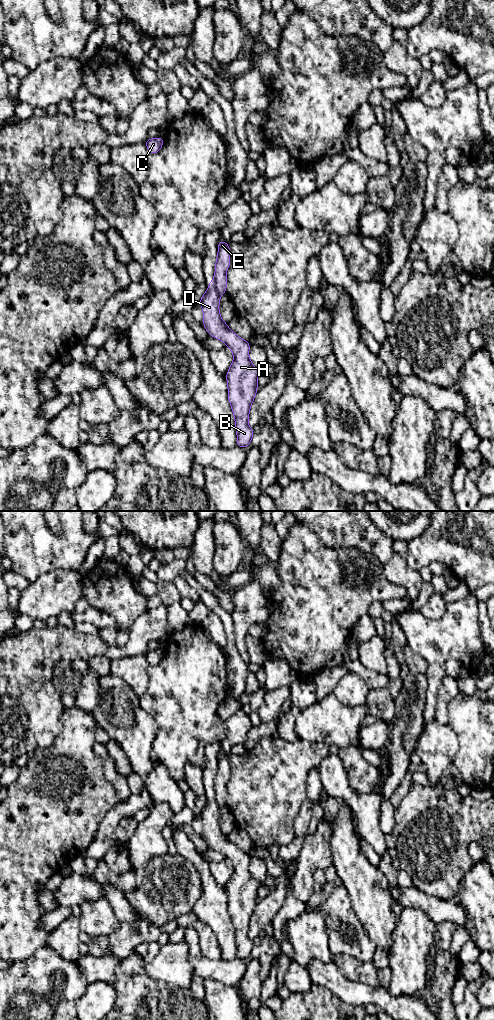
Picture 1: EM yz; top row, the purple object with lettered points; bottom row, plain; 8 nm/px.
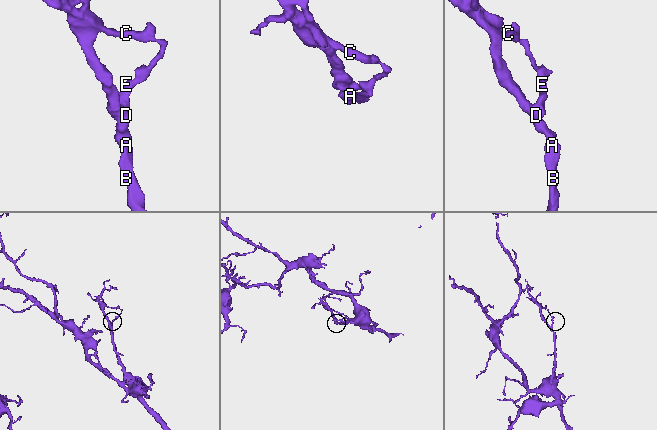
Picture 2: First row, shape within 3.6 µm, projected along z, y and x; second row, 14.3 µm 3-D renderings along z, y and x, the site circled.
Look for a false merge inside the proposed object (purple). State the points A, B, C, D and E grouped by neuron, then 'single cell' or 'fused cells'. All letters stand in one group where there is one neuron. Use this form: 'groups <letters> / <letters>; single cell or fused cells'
groups A B D / C E; fused cells

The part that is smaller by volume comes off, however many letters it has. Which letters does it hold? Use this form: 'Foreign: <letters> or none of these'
Foreign: C, E

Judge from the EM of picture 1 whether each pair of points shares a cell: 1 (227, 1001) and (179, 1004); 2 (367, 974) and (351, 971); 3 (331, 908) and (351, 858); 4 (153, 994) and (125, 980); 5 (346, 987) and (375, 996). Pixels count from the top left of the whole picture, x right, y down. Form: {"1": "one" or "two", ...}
{"1": "two", "2": "one", "3": "two", "4": "one", "5": "one"}

